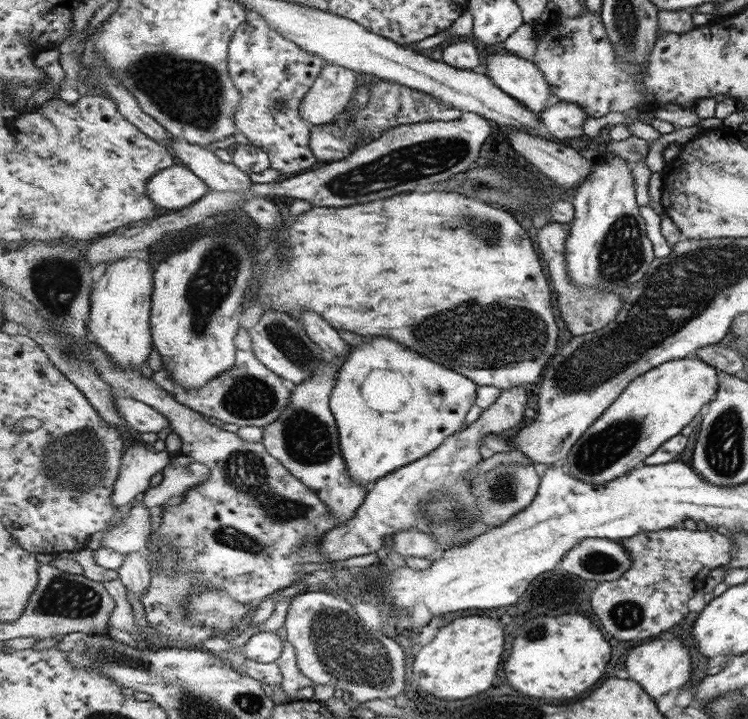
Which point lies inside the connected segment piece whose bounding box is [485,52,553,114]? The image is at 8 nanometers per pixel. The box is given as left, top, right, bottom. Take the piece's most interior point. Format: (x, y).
(520, 78)

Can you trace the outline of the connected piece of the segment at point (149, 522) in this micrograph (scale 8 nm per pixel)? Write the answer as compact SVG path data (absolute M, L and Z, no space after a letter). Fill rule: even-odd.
M146 505L132 508L128 518L103 536L102 546L125 555L146 552L153 534L153 518L153 509Z

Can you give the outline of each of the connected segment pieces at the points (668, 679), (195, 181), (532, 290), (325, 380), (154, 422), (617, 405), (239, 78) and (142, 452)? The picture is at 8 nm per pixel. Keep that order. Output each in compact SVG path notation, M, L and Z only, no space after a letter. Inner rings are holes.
M680 638L652 639L650 642L634 648L630 652L630 656L626 658L626 668L630 672L630 678L634 682L642 682L642 686L646 686L646 694L654 694L654 698L682 688L688 683L688 678L692 674L692 660L690 660L690 652L684 646L684 642Z
M182 163L162 170L149 182L150 198L157 206L166 209L188 208L210 191L209 183Z
M422 188L409 193L395 194L382 200L374 200L368 204L348 206L348 208L320 206L320 208L312 208L312 210L304 212L302 216L298 216L296 222L288 228L286 240L282 240L280 244L288 246L290 260L282 262L282 264L278 262L276 264L278 270L274 274L270 272L270 268L266 268L264 282L260 286L258 296L260 298L270 296L272 298L270 308L282 310L282 312L290 314L292 318L298 318L302 310L310 308L316 314L322 314L332 326L336 326L340 330L358 332L362 336L390 336L396 342L402 342L404 346L412 348L415 353L421 354L424 358L432 359L433 362L441 363L442 366L450 370L466 375L478 386L494 386L501 391L516 386L526 386L531 389L539 386L546 366L549 366L549 362L555 354L558 354L558 350L562 350L562 346L558 346L558 342L562 342L562 330L558 330L558 326L554 322L552 304L550 304L550 288L548 288L546 274L542 270L542 264L540 264L540 258L536 254L532 240L528 238L526 230L514 220L512 214L498 210L498 208L490 208L488 204L484 204L478 199L468 198L458 193ZM454 310L462 310L462 314L466 314L466 322Z
M327 357L322 369L295 385L288 407L278 420L263 428L261 442L265 443L270 455L279 459L329 506L329 511L337 518L335 527L339 527L354 518L368 496L369 487L350 478L345 459L342 458L337 419L329 407L333 388L337 384L336 375L336 366Z
M117 396L117 407L128 426L137 432L158 433L168 426L172 428L171 420L165 414L134 397Z
M695 356L666 362L665 365L641 374L569 450L565 459L568 460L566 470L572 472L572 477L584 482L603 483L624 477L636 464L644 462L645 458L656 452L666 441L680 434L680 430L696 418L704 404L714 400L714 396L717 396L716 390L719 390L716 368L706 362L700 362Z
M253 16L246 19L246 26L237 30L230 45L230 70L242 94L242 110L238 110L237 126L239 132L248 138L249 144L260 148L269 158L271 167L279 174L296 174L310 168L318 162L317 156L310 150L312 126L301 116L302 99L313 89L318 74L321 74L322 60L308 50L302 50L292 39L286 38L273 29L264 18Z
M133 442L125 452L122 474L113 496L115 505L126 506L136 500L152 486L152 478L158 472L164 473L174 459L175 455L168 450L159 452L152 445Z

